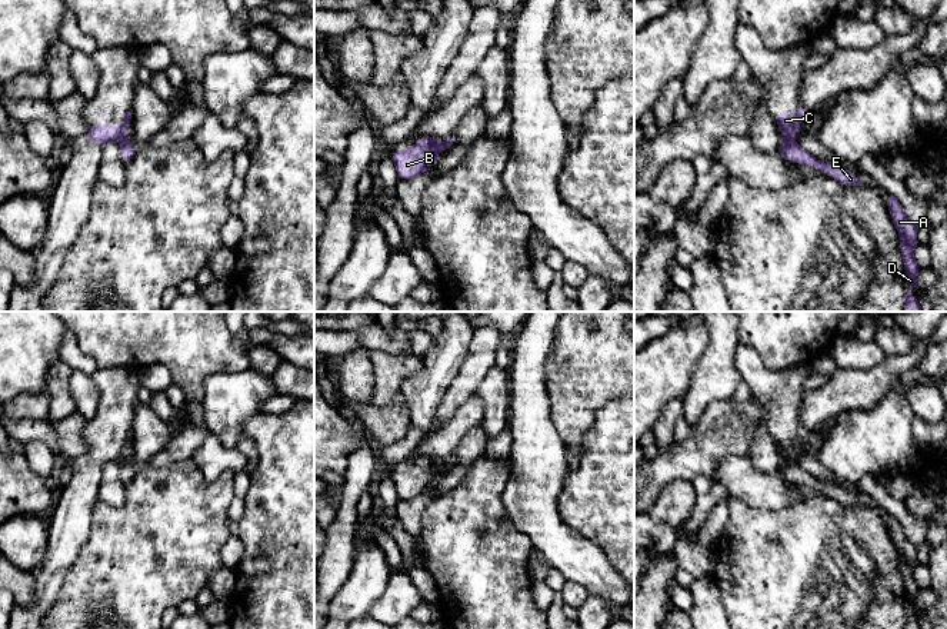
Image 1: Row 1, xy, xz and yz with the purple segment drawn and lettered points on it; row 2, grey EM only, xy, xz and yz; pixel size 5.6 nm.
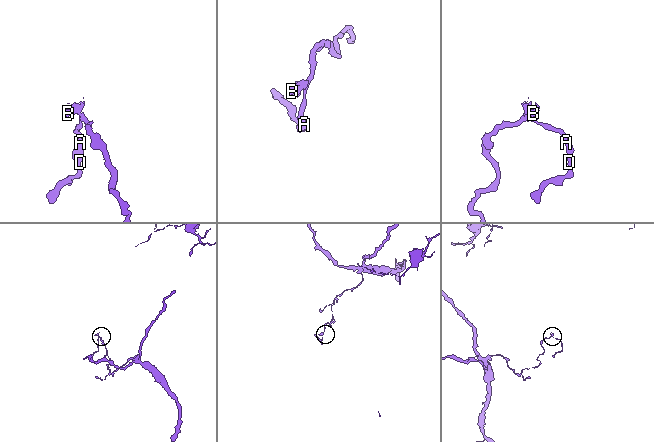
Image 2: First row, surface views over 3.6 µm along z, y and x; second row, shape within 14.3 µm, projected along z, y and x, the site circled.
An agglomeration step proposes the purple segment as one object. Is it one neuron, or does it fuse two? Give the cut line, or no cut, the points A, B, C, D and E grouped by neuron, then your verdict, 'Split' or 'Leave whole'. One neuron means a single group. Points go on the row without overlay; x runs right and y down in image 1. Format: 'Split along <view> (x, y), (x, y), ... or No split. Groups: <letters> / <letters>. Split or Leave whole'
Split along yz (784, 458), (790, 459). Groups: A D E / B C. Split

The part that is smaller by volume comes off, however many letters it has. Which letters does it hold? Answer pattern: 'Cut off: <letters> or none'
Cut off: B, C

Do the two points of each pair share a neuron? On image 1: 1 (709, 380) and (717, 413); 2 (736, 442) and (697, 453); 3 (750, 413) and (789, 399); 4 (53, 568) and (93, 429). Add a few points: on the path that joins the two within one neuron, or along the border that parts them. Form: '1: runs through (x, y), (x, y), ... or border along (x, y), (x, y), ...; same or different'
1: border along (730, 398), (713, 400), (702, 416), (690, 425); different
2: runs through (726, 442), (707, 443); same
3: border along (752, 396), (760, 405), (764, 421); different
4: runs through (67, 533), (92, 463); same

